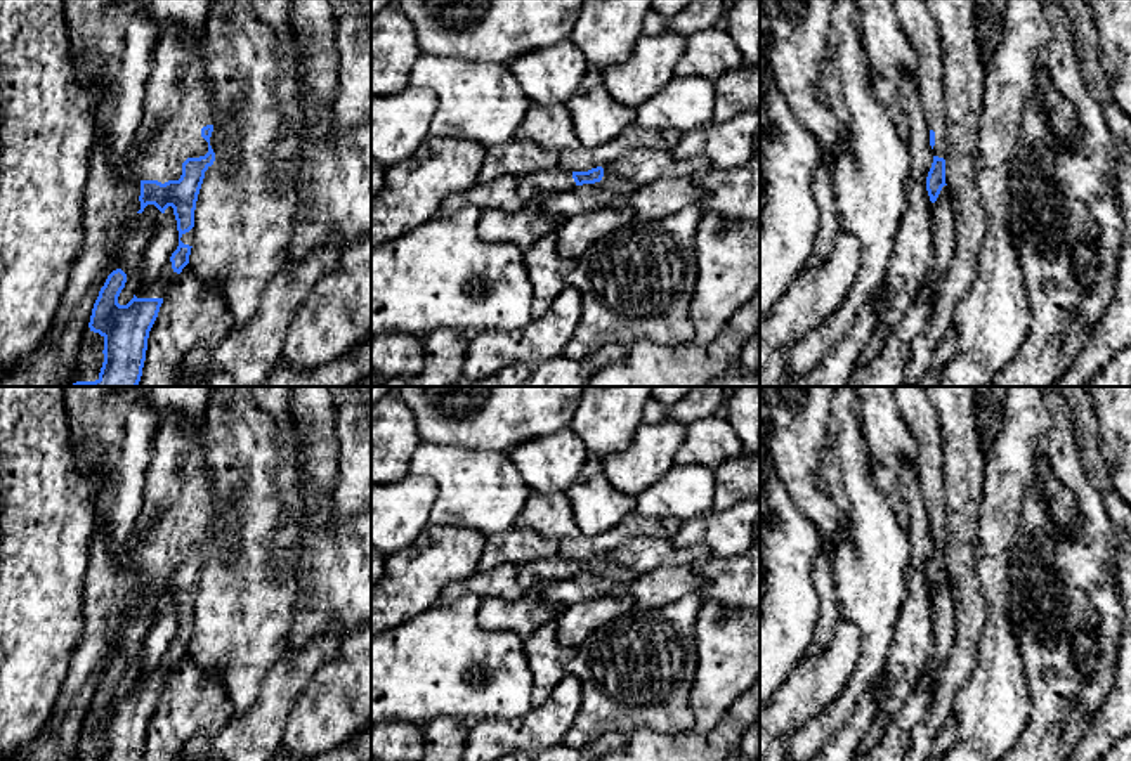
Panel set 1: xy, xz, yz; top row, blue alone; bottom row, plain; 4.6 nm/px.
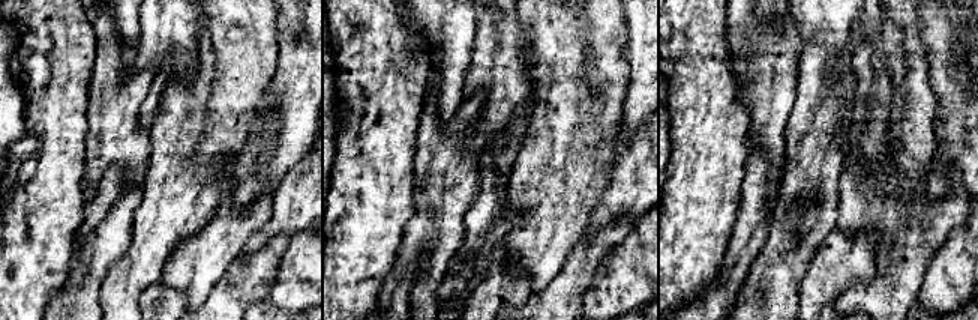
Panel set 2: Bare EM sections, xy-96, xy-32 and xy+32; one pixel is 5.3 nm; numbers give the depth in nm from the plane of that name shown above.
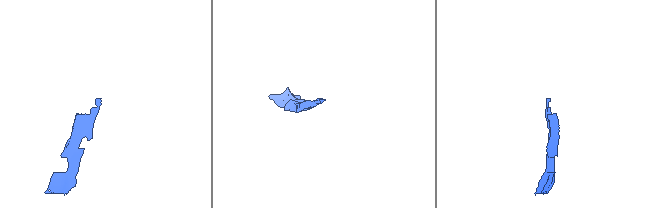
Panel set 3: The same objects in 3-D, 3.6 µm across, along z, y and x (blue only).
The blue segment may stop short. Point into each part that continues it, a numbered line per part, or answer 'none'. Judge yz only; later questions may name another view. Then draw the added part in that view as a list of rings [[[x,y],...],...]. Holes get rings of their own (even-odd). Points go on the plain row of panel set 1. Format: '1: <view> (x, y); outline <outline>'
1: yz (916, 409); outline [[[890,387],[893,406],[916,444],[914,470],[926,513],[935,520],[933,544],[945,548],[945,463],[940,420],[925,387]]]

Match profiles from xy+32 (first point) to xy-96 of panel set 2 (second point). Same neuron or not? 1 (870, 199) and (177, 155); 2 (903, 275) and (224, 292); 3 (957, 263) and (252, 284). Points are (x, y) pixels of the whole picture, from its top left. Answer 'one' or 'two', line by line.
1: two
2: one
3: two

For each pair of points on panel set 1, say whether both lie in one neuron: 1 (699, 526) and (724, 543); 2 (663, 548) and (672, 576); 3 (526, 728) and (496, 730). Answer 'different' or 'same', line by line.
1: same
2: different
3: same

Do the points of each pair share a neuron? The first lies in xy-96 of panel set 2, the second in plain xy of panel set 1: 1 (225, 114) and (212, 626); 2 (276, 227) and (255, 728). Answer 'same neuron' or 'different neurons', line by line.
1: same neuron
2: different neurons

